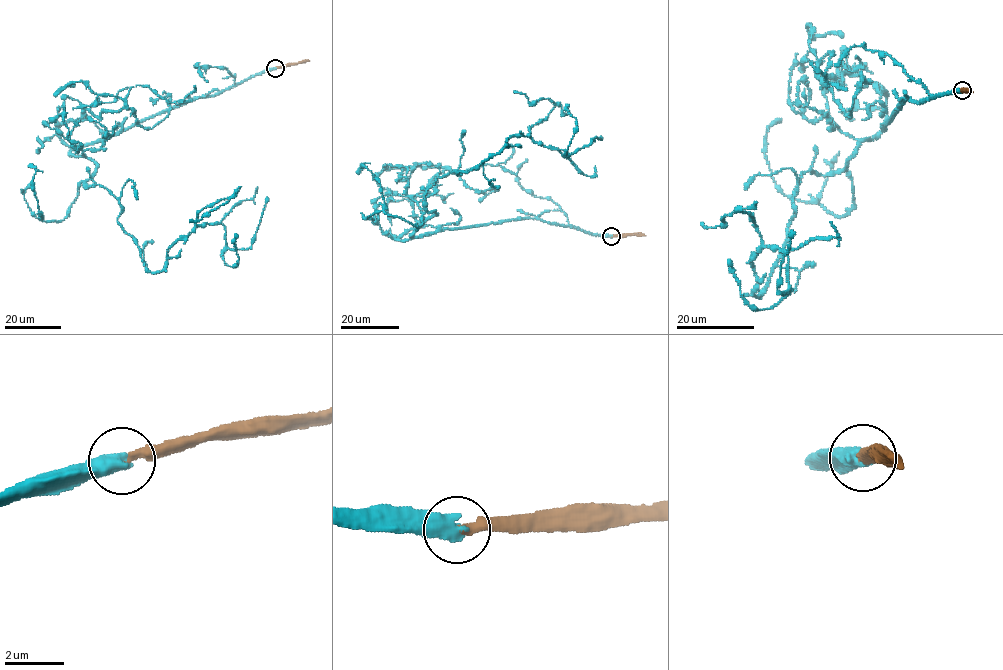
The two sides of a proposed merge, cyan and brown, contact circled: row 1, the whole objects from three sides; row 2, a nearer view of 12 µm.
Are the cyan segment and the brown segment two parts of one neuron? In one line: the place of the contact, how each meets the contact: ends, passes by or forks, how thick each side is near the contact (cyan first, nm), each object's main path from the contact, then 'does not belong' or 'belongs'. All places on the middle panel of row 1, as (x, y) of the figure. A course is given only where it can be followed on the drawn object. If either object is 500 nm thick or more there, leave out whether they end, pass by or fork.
at (611, 236); 600 nm thick on the cyan side, 280 nm on the other; cyan runs (611, 236), (522, 218), (411, 236), (435, 215), (424, 195), (436, 178), (511, 136), (569, 155), (567, 104); brown runs (611, 236), (645, 235); belongs

